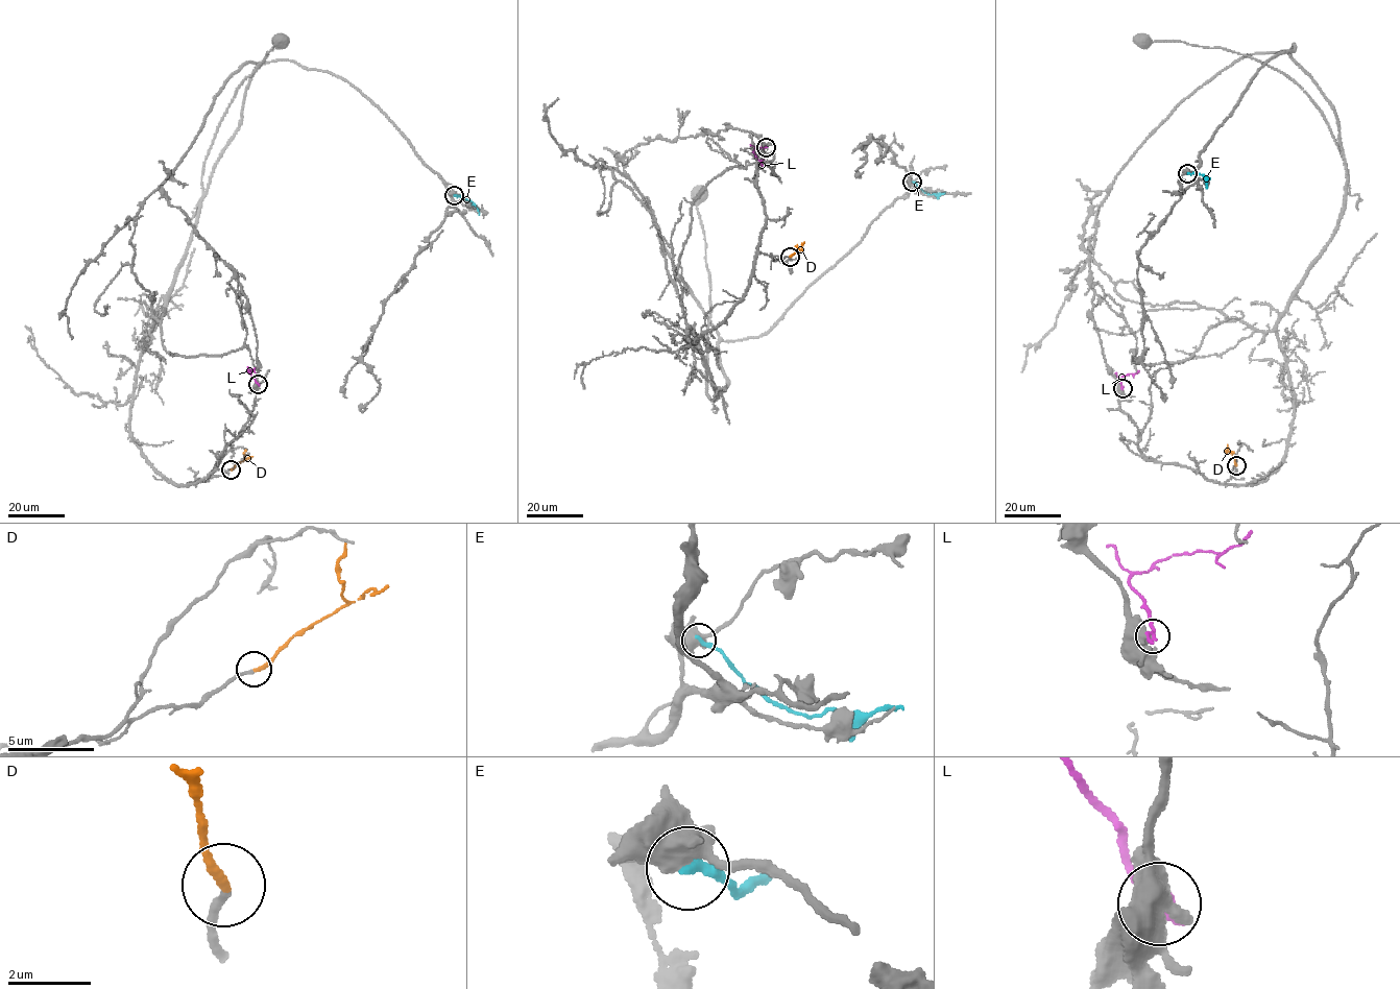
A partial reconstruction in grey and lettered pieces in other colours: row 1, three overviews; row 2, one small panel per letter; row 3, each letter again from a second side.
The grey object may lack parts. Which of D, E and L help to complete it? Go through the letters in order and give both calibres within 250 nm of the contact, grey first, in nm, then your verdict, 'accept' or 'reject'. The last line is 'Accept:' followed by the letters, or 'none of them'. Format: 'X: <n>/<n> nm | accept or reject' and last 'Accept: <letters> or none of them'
D: 170/220 nm | accept
E: 420/260 nm | reject
L: 700/280 nm | reject
Accept: D

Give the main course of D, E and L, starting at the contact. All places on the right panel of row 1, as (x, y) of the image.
D: (1236, 465), (1232, 452), (1225, 451)
E: (1187, 172), (1204, 175), (1206, 188)
L: (1123, 388), (1119, 378), (1138, 370)

